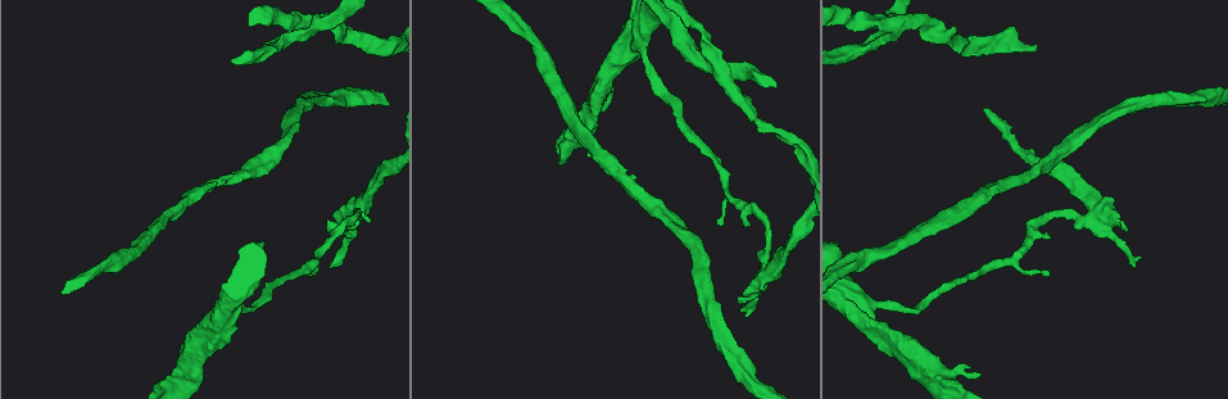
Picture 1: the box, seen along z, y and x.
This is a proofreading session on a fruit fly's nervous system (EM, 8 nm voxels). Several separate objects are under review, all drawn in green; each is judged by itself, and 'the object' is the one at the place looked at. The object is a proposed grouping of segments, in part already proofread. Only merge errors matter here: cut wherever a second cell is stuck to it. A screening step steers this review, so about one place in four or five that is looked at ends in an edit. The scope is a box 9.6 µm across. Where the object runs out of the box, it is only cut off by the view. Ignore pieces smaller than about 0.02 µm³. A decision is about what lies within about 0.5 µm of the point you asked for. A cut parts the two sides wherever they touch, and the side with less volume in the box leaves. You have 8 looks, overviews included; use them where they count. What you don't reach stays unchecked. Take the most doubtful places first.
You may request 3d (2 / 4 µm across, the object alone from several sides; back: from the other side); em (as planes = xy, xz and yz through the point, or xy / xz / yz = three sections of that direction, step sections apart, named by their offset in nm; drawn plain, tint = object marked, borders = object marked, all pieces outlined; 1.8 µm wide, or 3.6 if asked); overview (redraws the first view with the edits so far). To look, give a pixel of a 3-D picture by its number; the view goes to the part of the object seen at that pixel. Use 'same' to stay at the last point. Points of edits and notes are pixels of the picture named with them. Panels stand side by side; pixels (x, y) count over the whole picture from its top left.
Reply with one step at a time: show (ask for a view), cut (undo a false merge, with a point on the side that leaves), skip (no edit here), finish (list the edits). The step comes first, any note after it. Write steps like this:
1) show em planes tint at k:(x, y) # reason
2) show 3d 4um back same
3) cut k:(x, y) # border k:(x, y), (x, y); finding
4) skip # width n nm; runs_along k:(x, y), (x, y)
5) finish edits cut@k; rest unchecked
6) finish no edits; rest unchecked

show em xy step 4 tint at 1:(898, 25) # four arms meet

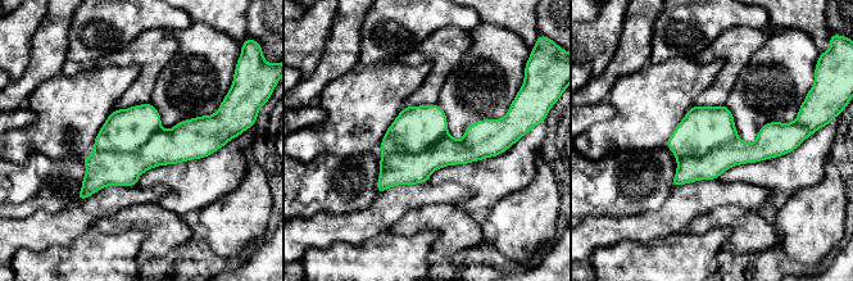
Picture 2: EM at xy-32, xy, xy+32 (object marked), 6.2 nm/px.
show em planes tint same

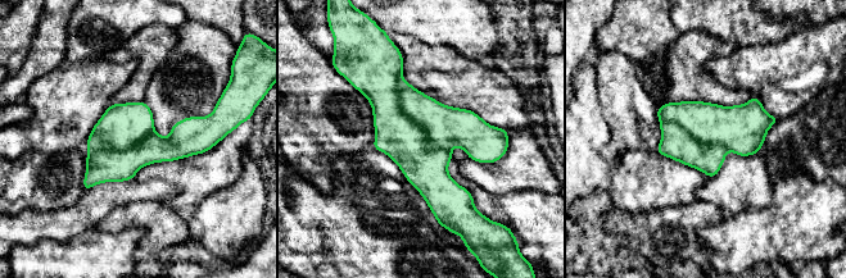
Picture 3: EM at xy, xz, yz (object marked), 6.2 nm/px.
cut 3:(444, 126) # two cells meet here

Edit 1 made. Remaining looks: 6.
show overview # redraw

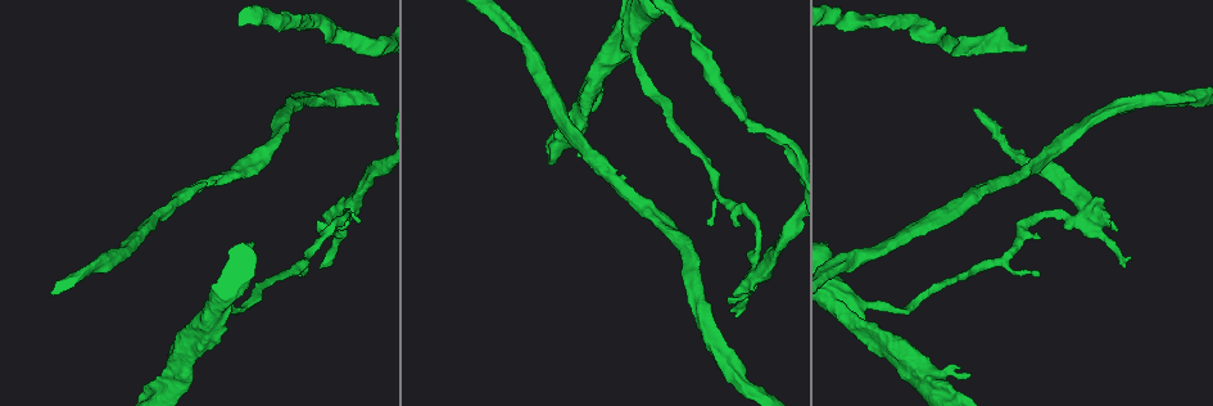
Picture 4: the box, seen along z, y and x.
show 3d 4um at 4:(1087, 217) # sudden change in width

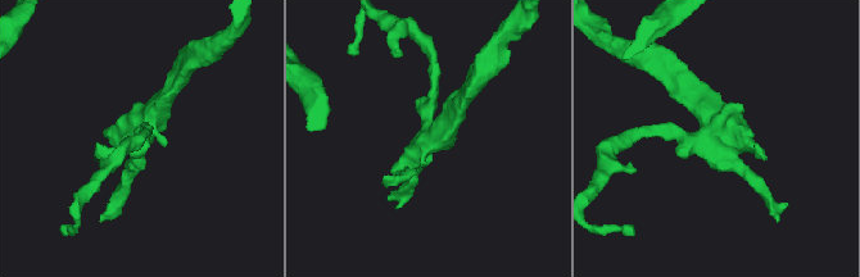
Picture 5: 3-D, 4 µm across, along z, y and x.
show em planes plain at 5:(426, 136)

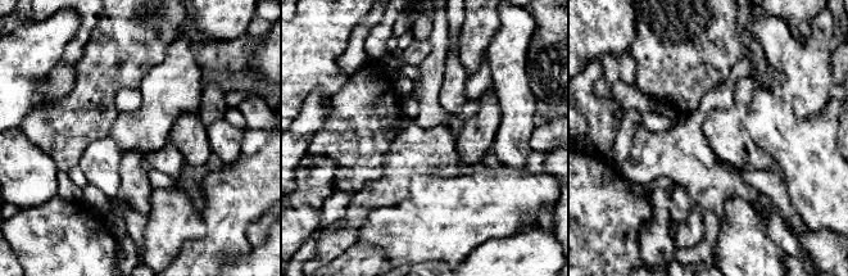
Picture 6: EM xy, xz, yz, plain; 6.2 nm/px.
show em planes tint same

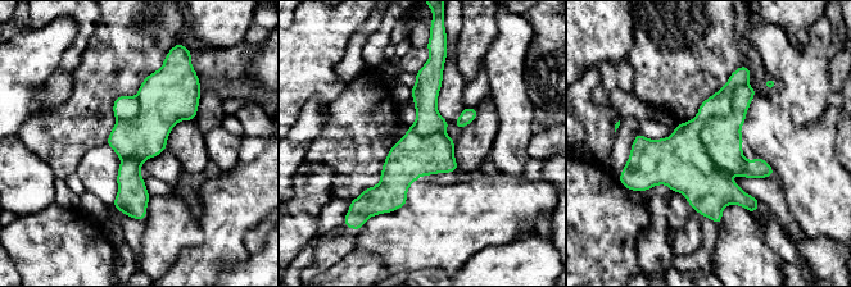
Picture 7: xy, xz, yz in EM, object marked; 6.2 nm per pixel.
cut 7:(720, 136) # width 320 nm; a second cell is stuck on

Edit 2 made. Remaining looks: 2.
show 3d 4um at 4:(217, 303) # sudden change in width

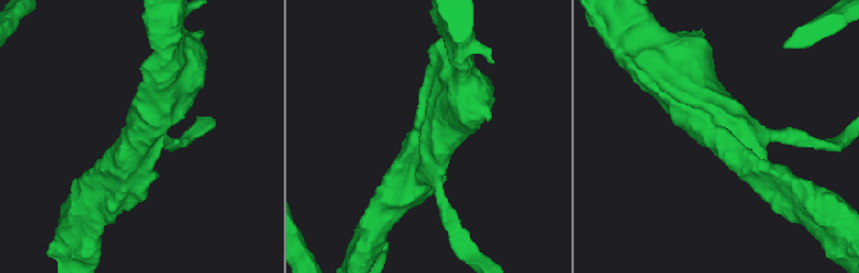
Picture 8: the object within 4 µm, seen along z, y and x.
show em 3.6um planes tint at 8:(432, 150) # arms 3; arm_widths 180, 380, 600 nm

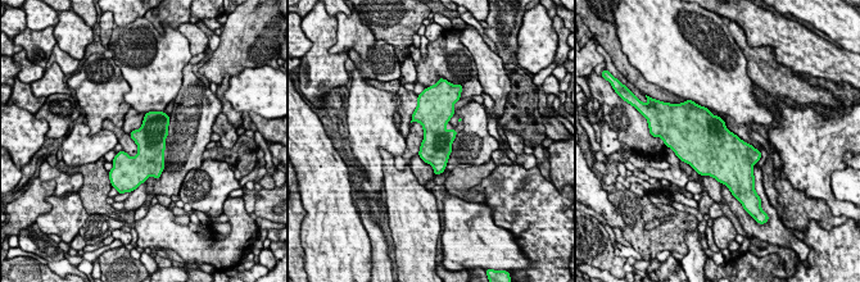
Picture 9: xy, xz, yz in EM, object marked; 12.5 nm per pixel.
skip # one cell here

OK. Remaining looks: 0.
finish edits cut@3, cut@7; rest unchecked

